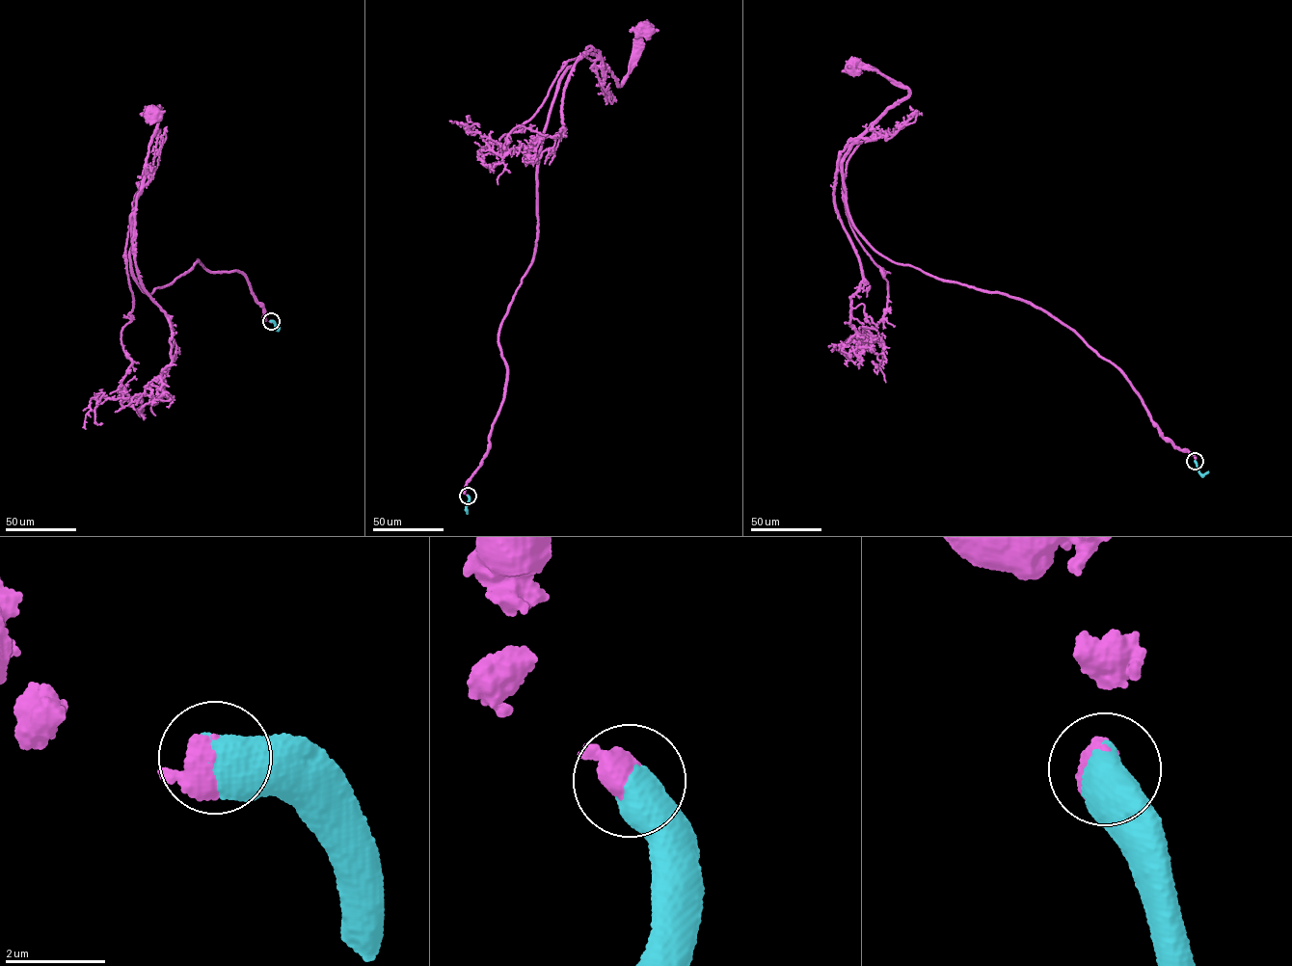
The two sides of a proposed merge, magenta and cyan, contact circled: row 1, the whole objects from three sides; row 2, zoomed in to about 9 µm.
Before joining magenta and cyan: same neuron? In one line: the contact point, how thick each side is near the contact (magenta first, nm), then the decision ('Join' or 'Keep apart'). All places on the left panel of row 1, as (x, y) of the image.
Place: (271, 321). Thickness 600 nm (magenta) against 700 nm. Join

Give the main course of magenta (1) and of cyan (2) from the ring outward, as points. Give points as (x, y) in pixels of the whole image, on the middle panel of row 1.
1: (468, 496), (505, 390), (497, 337), (534, 254), (539, 150), (555, 93), (587, 51), (622, 83), (643, 29)
2: (468, 496), (467, 513)

